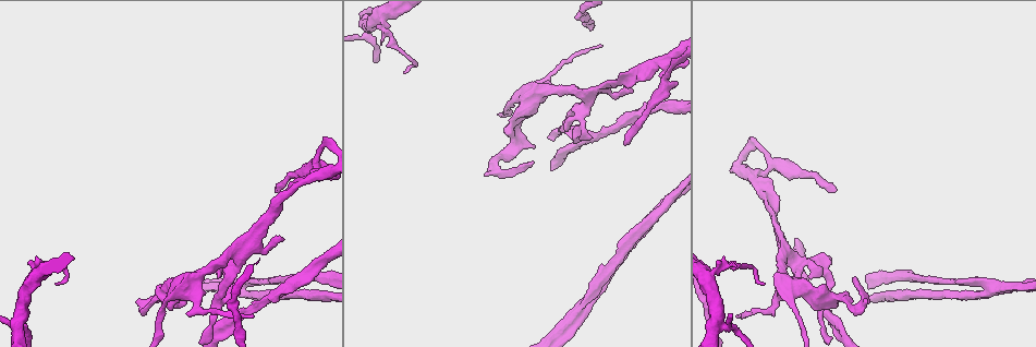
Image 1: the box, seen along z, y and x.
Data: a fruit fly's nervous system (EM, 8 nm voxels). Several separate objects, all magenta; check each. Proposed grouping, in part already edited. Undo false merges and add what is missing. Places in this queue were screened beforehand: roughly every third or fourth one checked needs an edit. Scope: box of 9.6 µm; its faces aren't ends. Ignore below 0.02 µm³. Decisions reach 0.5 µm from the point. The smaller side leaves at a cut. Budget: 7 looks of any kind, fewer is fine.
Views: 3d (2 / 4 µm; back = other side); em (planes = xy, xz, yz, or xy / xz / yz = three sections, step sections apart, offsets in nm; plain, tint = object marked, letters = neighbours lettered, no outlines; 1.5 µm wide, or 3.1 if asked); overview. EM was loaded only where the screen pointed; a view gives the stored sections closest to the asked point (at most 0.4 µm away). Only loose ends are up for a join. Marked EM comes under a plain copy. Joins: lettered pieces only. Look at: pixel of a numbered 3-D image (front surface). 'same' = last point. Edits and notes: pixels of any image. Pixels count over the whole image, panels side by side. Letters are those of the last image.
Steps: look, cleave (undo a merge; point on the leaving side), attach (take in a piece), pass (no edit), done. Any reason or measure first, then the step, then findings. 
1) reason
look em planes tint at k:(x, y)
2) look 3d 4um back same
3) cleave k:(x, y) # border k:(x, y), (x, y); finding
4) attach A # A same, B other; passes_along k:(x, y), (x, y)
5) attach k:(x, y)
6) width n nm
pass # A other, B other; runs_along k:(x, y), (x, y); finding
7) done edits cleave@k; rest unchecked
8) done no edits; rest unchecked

look 3d 2um at 1:(718, 323)

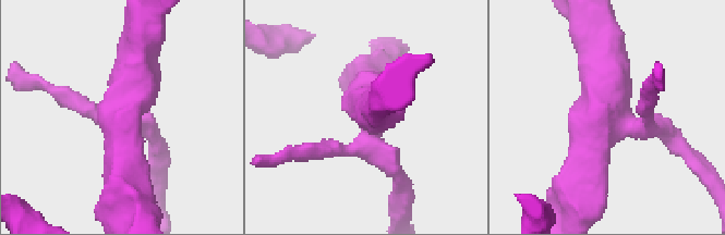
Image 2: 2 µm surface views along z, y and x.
look em planes tint at 2:(606, 109)

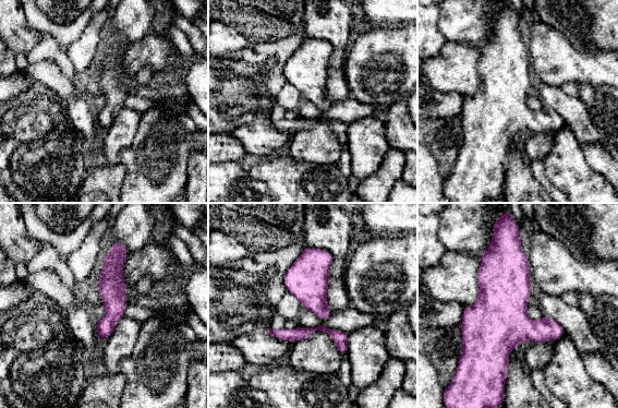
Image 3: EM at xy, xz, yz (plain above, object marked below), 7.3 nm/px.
what lies round it
look em planes letters same

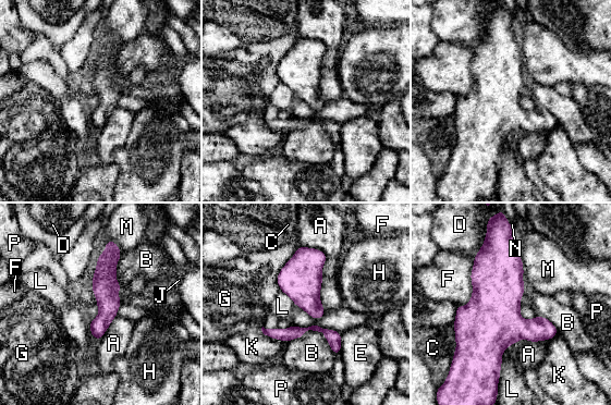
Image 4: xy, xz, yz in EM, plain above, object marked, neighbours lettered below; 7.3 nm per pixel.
longest_contact A 550 nm
pass # A other, B other, C other, D other, E other, F other, G other, H other, J other, K other, L other, M other, N other, P other; all the same neuron

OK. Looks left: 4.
abrupt turn
look 3d 2um back at 1:(498, 166)

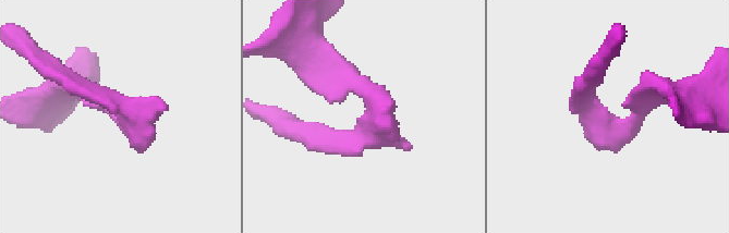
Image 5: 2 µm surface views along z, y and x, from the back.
look em planes tint at 5:(604, 120)

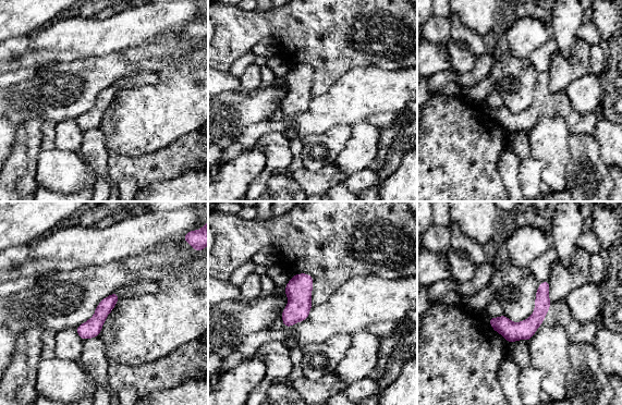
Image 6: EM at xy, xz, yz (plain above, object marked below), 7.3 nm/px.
see the neighbours
look em planes letters same

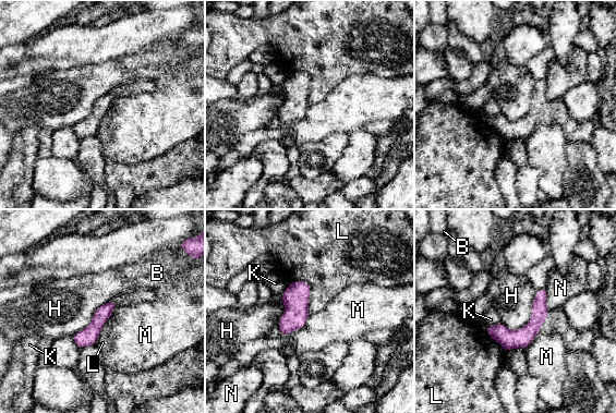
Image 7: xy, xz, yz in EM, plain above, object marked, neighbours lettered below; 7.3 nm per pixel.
longest_contact H 360 nm
pass # B other, H other, K other, L other, M other, N other; continuous, no second neuron

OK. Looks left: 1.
an open end
look em xy step 4 letters at 1:(252, 315)

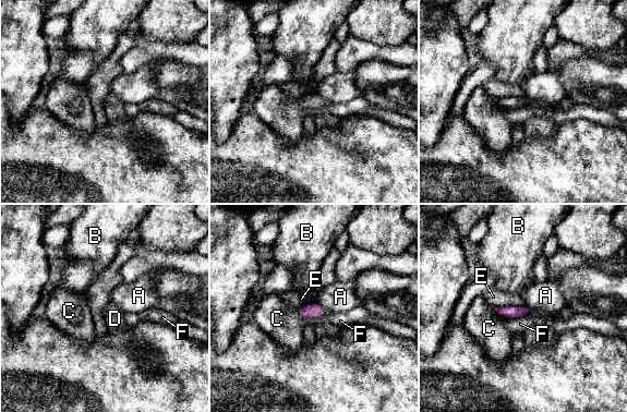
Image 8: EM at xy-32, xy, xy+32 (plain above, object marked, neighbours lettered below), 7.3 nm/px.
pass # A other, B other, C other, D other, E other, F other; border 8:(527, 305), (495, 307); none of them fits

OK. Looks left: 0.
done no edits; rest unchecked

